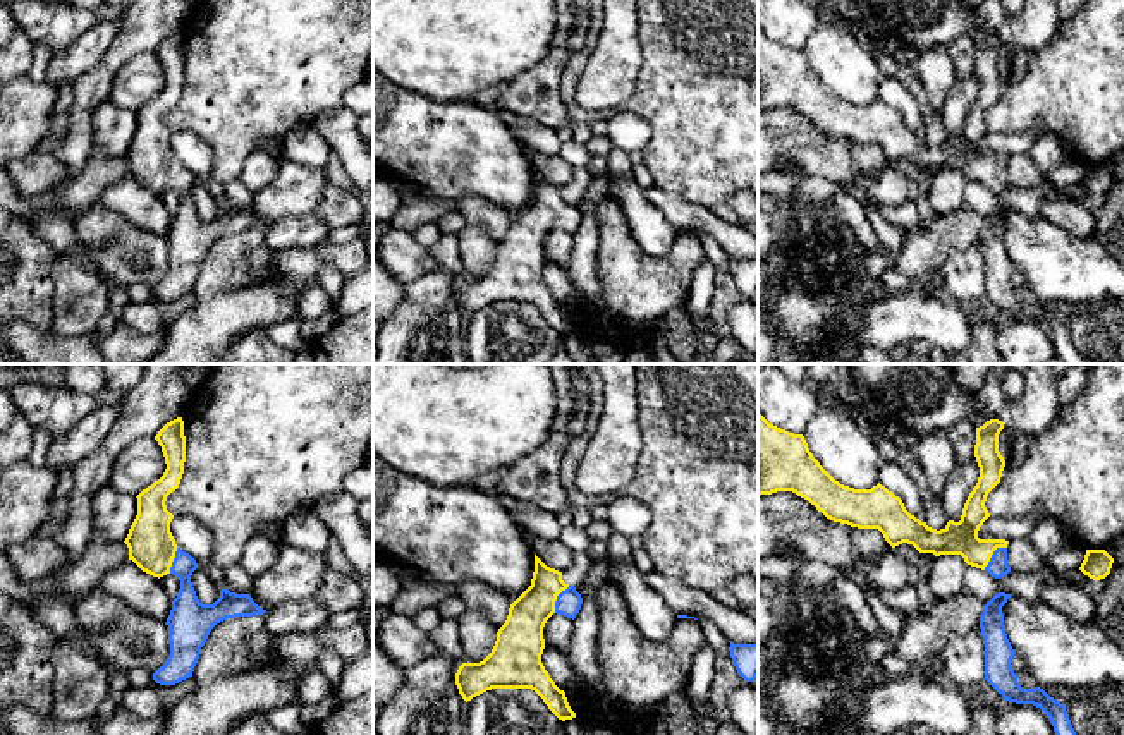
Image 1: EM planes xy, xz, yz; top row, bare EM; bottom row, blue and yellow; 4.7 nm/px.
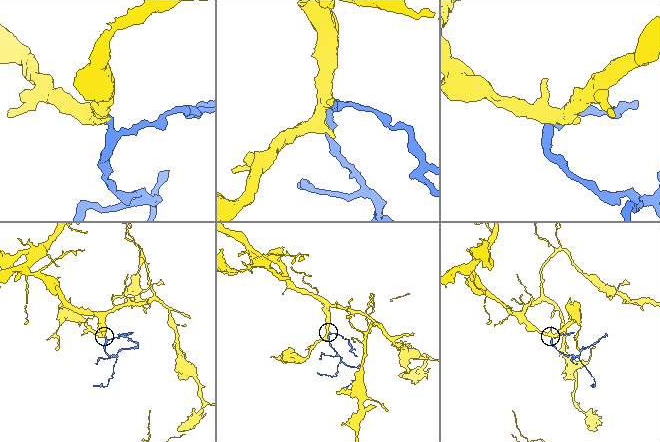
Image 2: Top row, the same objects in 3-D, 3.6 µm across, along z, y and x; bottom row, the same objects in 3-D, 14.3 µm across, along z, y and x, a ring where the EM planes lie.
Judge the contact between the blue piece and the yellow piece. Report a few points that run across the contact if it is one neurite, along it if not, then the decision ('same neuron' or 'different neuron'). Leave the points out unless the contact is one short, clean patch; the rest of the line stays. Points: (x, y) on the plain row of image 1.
line yz (997, 182), (992, 170), (975, 167), (961, 153); same neuron

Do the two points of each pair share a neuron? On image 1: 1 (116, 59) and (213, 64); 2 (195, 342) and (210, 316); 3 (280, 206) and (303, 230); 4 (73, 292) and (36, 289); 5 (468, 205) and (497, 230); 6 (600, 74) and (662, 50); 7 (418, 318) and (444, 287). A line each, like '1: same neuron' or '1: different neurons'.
1: different neurons
2: same neuron
3: different neurons
4: different neurons
5: same neuron
6: different neurons
7: same neuron

